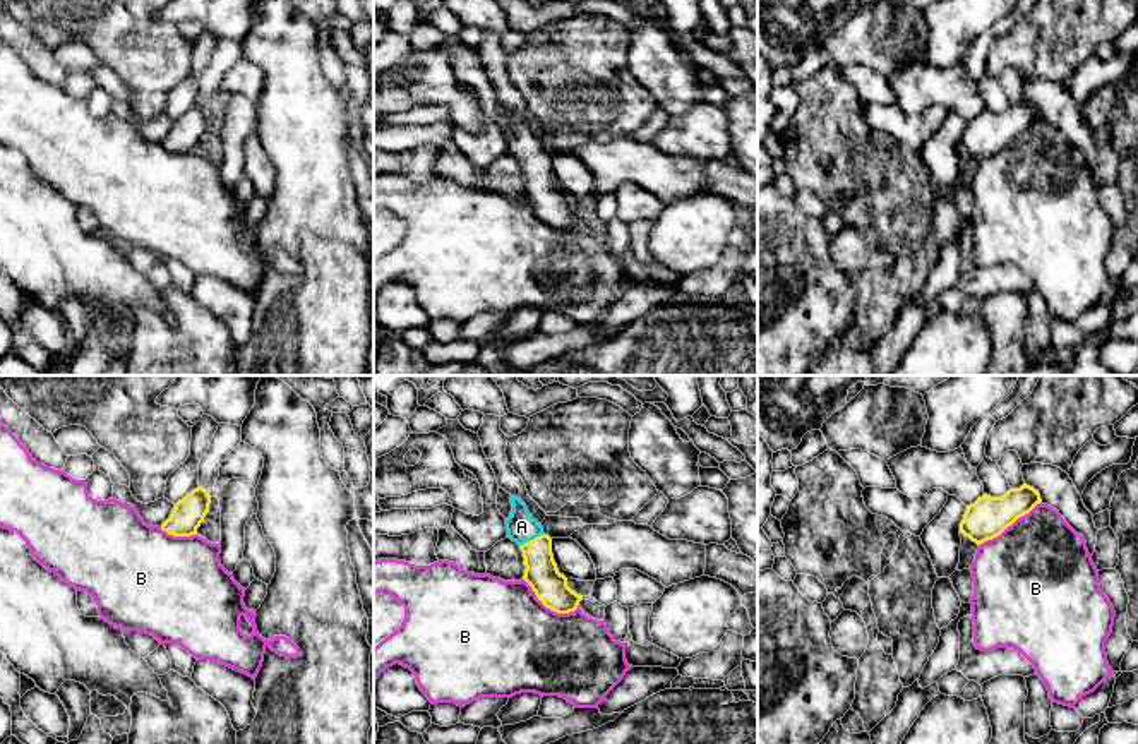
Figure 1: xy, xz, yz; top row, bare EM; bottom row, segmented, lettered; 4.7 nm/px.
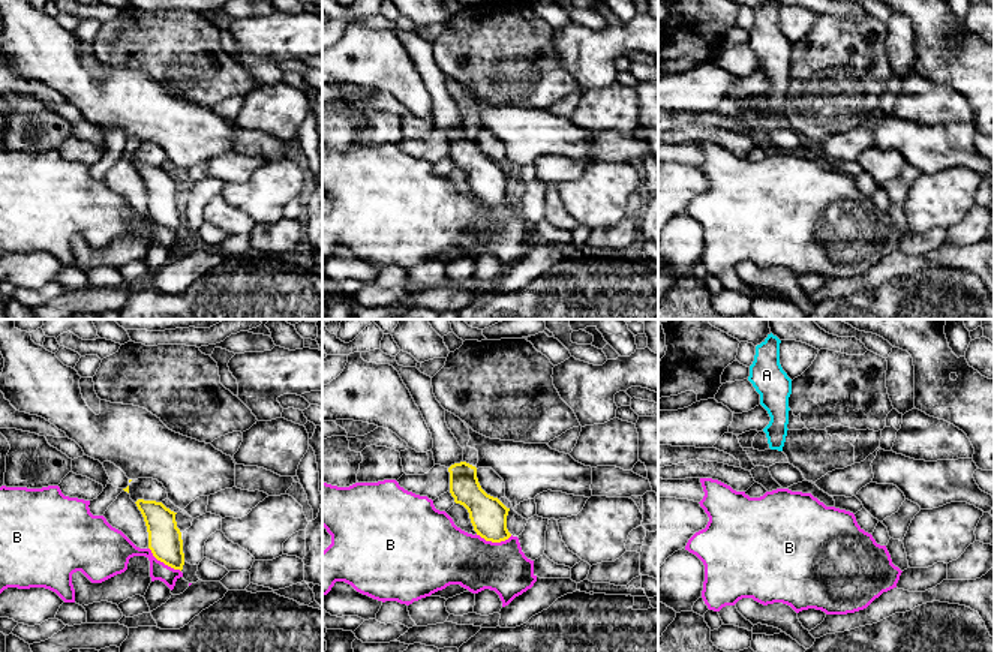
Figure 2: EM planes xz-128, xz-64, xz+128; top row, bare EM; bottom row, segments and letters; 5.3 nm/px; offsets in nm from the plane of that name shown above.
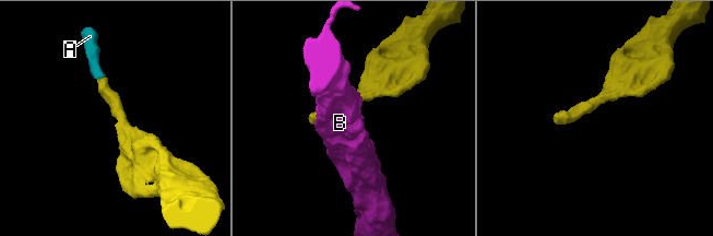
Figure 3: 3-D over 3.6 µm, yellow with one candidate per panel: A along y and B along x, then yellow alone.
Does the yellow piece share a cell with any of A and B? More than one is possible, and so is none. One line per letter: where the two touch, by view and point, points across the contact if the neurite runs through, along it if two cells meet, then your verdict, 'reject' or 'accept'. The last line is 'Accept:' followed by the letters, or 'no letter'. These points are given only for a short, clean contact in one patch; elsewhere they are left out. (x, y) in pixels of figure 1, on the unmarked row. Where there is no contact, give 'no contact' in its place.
A: xz (533, 155) | across xz (551, 203), (540, 189), (533, 155), (521, 143) | accept
B: xz (549, 223) | reject
Accept: A

